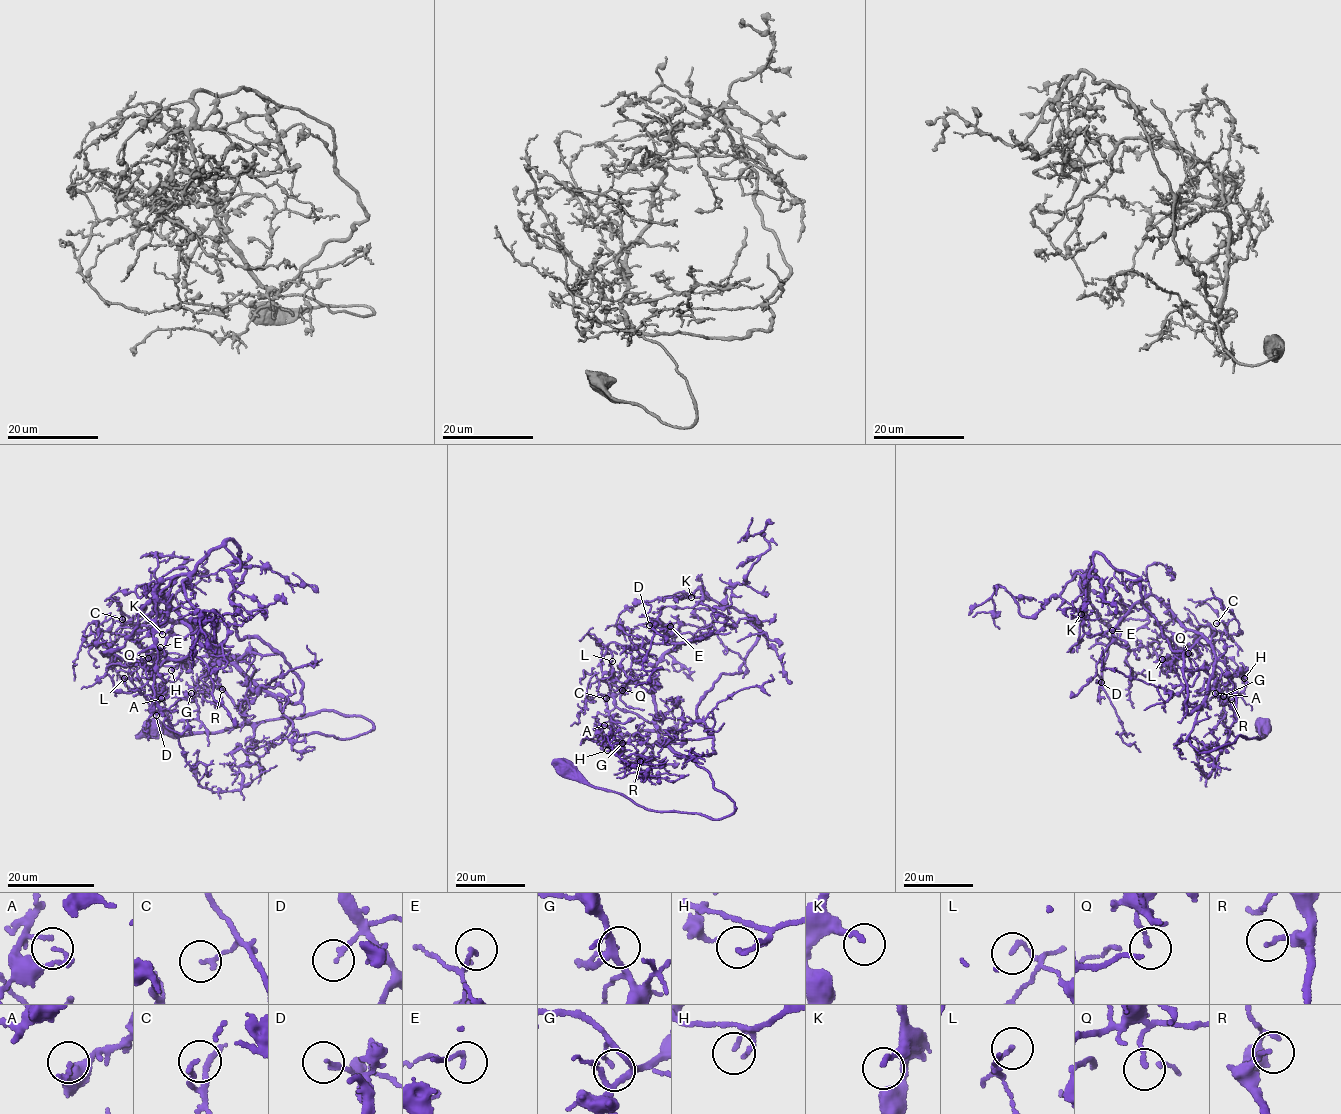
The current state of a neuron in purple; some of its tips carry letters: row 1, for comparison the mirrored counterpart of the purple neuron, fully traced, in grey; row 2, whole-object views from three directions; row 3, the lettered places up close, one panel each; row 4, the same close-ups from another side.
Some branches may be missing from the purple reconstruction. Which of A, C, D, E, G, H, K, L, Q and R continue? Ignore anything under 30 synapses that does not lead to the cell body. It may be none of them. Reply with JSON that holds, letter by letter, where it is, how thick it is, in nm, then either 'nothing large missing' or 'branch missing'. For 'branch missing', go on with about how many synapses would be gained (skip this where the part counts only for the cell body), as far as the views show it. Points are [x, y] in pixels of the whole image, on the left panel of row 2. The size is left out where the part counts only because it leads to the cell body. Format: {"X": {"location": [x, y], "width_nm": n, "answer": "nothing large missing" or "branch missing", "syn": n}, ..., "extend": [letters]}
{"A": {"location": [161, 698], "width_nm": 120, "answer": "nothing large missing"}, "C": {"location": [122, 619], "width_nm": 140, "answer": "nothing large missing"}, "D": {"location": [156, 715], "width_nm": 150, "answer": "nothing large missing"}, "E": {"location": [160, 647], "width_nm": 90, "answer": "nothing large missing"}, "G": {"location": [191, 693], "width_nm": 110, "answer": "nothing large missing"}, "H": {"location": [171, 670], "width_nm": 130, "answer": "nothing large missing"}, "K": {"location": [162, 634], "width_nm": 150, "answer": "nothing large missing"}, "L": {"location": [124, 678], "width_nm": 140, "answer": "nothing large missing"}, "Q": {"location": [148, 658], "width_nm": 110, "answer": "nothing large missing"}, "R": {"location": [222, 689], "width_nm": 130, "answer": "nothing large missing"}, "extend": []}

